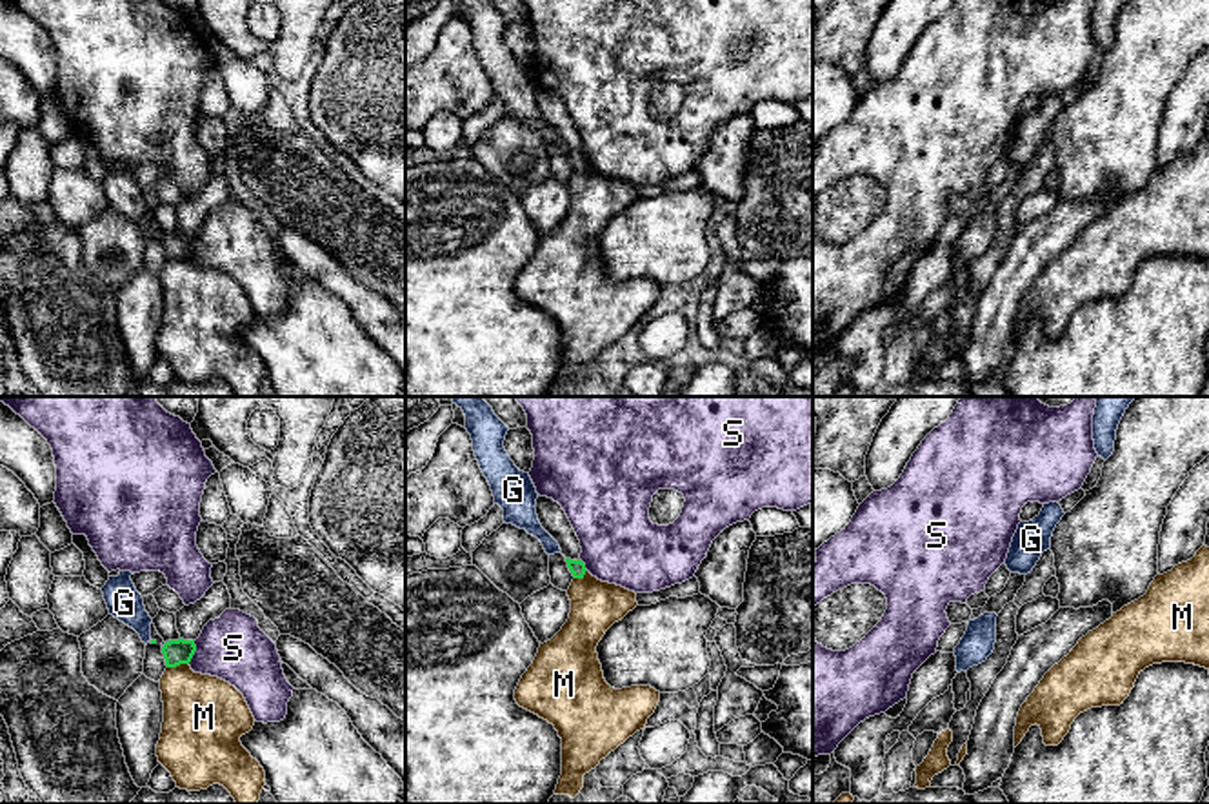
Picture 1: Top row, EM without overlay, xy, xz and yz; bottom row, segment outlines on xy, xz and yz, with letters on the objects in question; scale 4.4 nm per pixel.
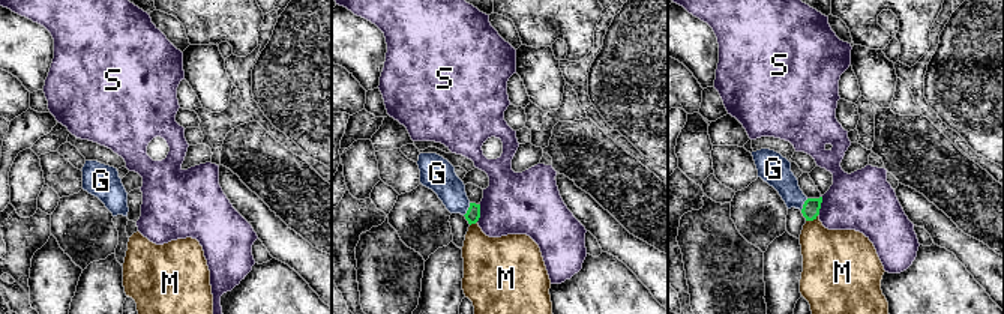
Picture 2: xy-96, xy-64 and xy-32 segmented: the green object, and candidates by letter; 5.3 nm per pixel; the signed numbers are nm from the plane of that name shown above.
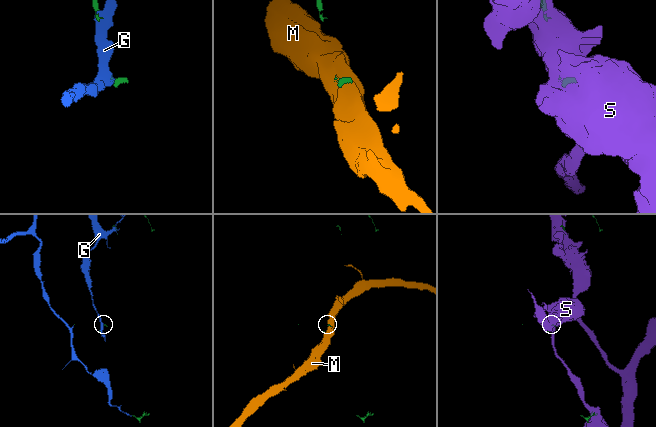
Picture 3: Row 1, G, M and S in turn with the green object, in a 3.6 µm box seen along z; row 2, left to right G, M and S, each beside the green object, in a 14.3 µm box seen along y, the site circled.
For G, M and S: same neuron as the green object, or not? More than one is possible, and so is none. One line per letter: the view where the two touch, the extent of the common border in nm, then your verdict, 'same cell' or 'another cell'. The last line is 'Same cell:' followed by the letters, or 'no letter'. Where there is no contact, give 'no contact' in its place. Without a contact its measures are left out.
G: xy | 40 nm | same cell
M: xy | 100 nm | another cell
S: xy | 110 nm | another cell
Same cell: G

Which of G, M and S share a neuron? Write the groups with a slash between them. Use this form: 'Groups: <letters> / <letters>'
Groups: G / M / S

